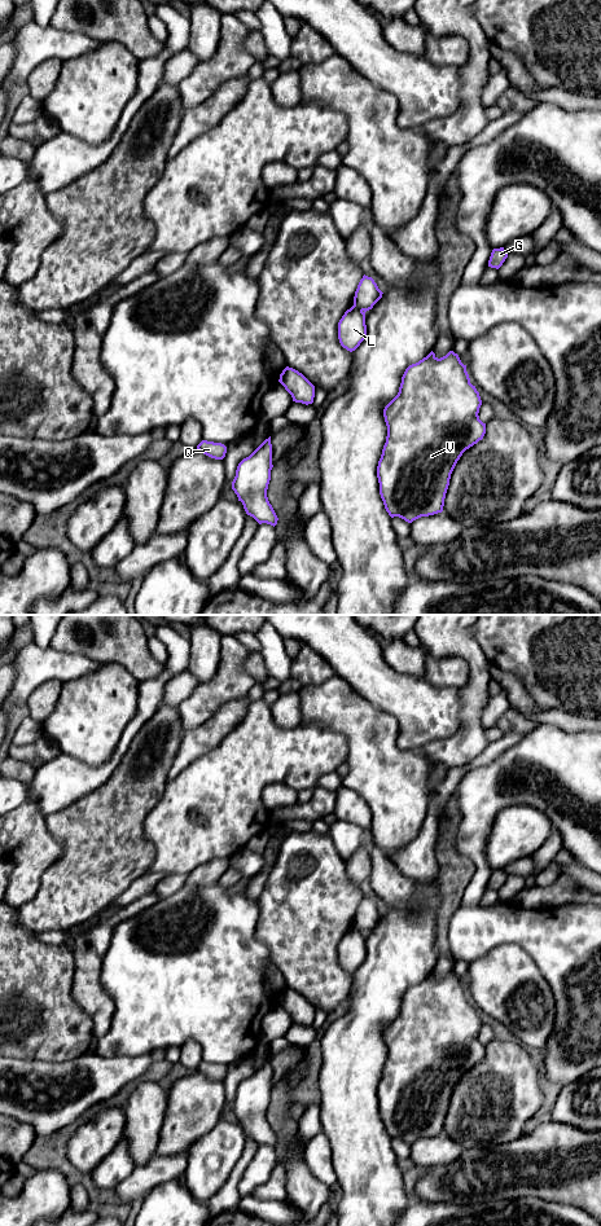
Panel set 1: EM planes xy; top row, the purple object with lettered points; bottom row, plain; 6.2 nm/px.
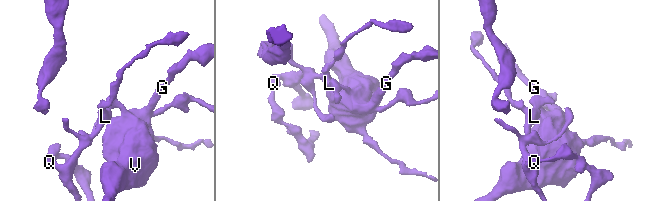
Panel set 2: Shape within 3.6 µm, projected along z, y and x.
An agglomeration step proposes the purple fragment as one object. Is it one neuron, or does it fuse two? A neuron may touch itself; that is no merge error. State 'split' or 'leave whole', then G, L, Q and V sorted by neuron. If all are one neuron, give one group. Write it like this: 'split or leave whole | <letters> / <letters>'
split | G V / L Q

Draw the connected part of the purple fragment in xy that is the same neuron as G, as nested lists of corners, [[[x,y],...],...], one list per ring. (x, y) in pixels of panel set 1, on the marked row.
[[[504,247],[493,249],[488,260],[488,267],[499,269],[506,258],[508,252]]]

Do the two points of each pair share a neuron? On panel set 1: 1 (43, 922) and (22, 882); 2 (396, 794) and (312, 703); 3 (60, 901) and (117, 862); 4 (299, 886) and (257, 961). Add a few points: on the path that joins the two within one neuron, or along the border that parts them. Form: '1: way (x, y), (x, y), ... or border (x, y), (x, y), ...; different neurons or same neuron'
1: border (43, 871), (38, 892), (14, 908); different neurons
2: way (378, 768), (373, 751), (338, 716); same neuron
3: way (74, 890), (102, 862); same neuron
4: border (258, 915), (255, 935), (267, 948), (273, 963); different neurons

